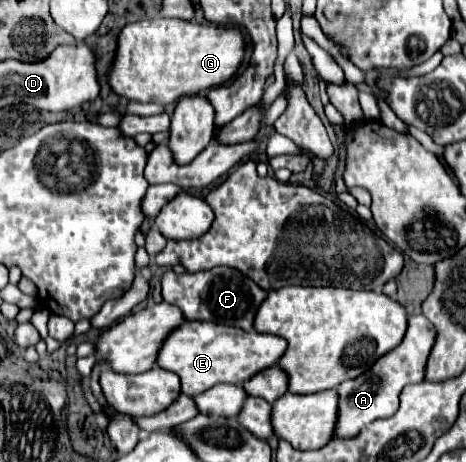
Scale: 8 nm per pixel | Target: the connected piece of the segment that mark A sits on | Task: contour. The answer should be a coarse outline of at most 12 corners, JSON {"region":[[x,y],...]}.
{"region":[[408,316],[398,348],[338,386],[332,440],[350,440],[398,410],[424,378],[434,326]]}

